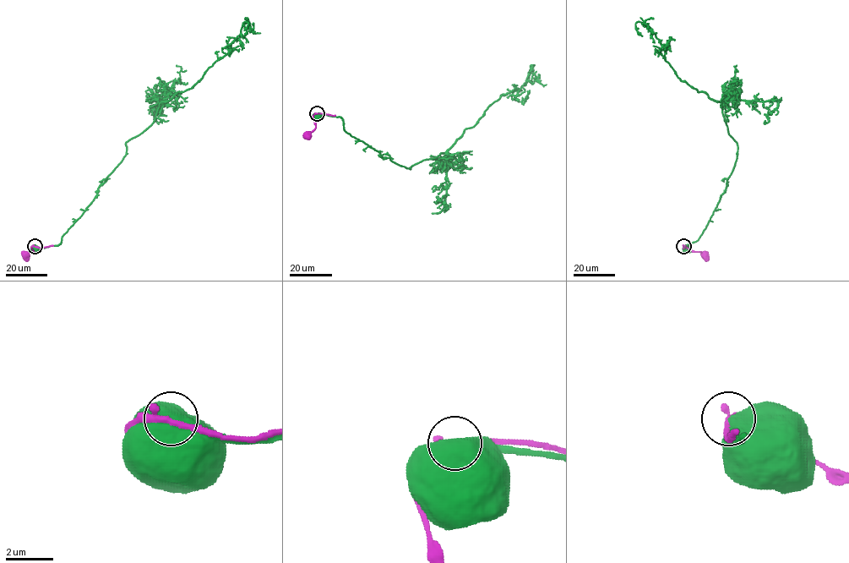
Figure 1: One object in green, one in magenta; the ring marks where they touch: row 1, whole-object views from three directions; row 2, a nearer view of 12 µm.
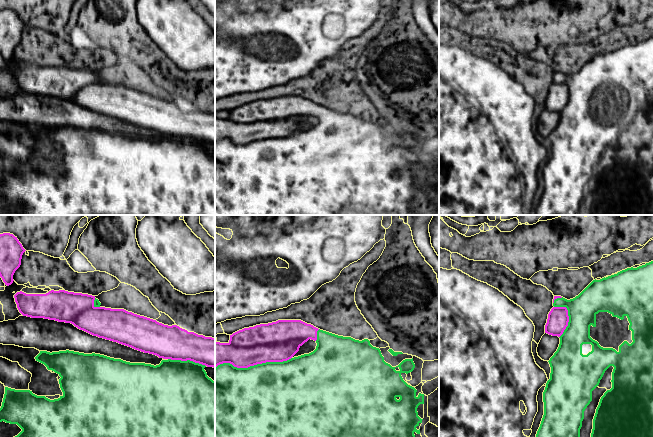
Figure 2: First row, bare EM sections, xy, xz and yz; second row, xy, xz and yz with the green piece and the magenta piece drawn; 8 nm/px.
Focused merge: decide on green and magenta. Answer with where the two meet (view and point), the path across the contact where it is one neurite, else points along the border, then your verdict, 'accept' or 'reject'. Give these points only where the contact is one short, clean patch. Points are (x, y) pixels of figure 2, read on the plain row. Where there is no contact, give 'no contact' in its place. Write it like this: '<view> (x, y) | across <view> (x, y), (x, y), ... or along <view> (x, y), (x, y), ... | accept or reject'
xz (254, 141) | reject

